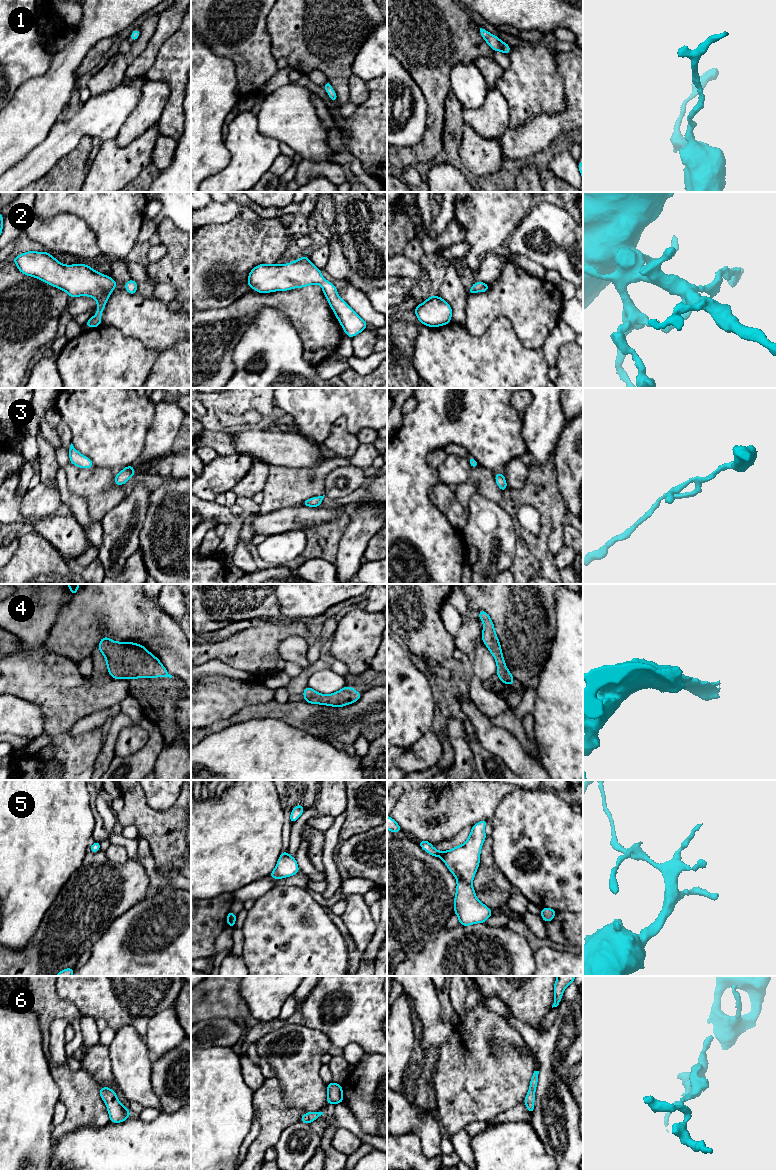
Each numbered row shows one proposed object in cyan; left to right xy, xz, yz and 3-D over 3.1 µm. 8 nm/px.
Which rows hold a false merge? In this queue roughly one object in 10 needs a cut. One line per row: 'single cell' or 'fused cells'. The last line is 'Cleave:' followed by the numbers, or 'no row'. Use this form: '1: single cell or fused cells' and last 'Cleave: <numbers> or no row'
1: single cell
2: single cell
3: single cell
4: single cell
5: single cell
6: single cell
Cleave: no row

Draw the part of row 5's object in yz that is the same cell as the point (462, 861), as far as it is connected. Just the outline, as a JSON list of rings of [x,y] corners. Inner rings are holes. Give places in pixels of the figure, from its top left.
[[[486,819],[476,823],[472,826],[466,842],[449,851],[438,851],[424,839],[419,842],[420,847],[427,853],[441,857],[449,871],[455,876],[457,889],[454,899],[454,913],[459,918],[459,924],[463,926],[486,922],[493,913],[490,908],[476,898],[472,886],[480,863],[481,848],[487,837],[484,831],[486,824]]]

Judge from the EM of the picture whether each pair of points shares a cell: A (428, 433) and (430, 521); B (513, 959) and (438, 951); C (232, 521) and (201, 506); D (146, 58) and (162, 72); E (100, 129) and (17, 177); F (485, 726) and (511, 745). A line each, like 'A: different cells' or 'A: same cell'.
A: same cell
B: same cell
C: same cell
D: different cells
E: same cell
F: same cell

